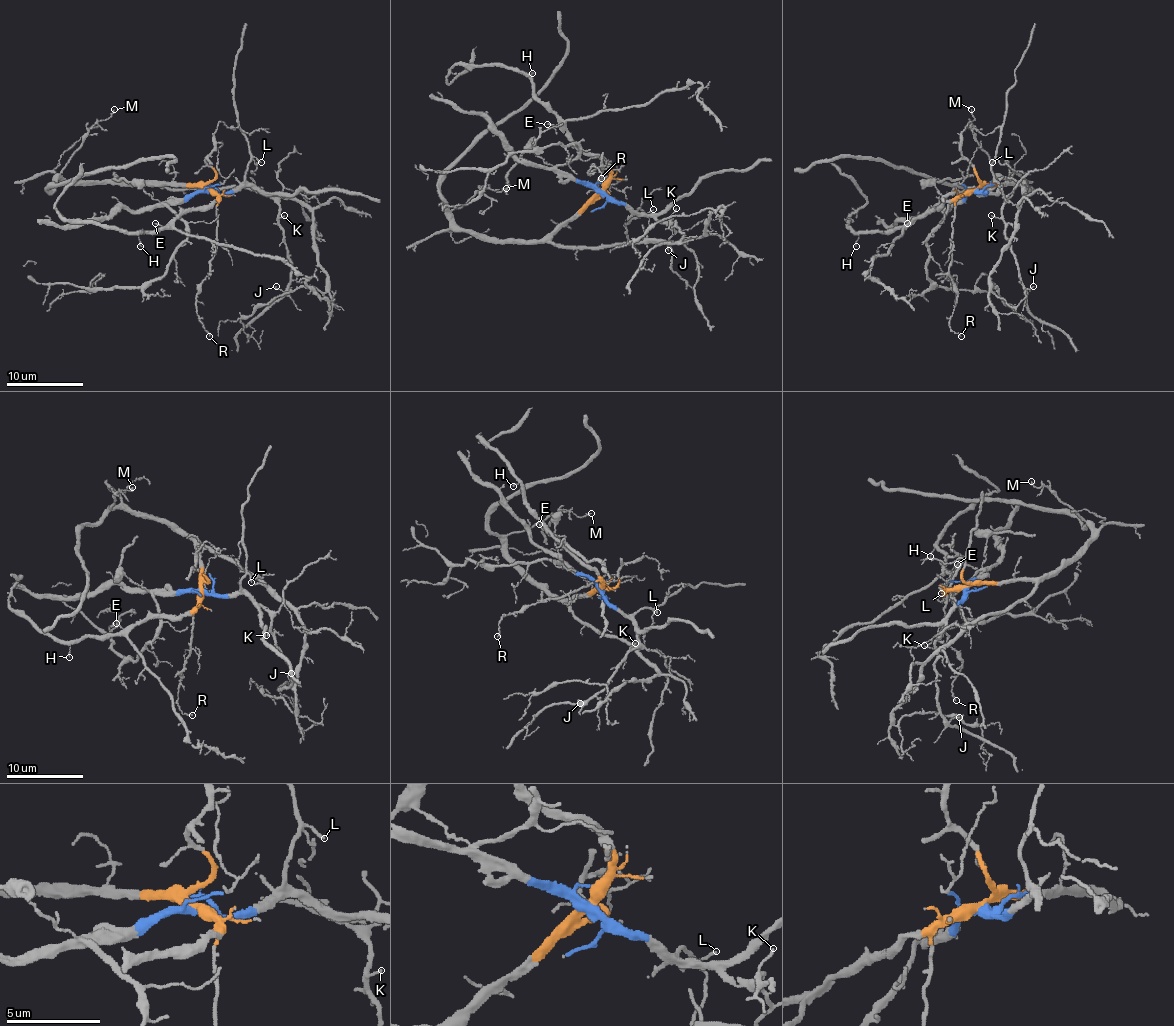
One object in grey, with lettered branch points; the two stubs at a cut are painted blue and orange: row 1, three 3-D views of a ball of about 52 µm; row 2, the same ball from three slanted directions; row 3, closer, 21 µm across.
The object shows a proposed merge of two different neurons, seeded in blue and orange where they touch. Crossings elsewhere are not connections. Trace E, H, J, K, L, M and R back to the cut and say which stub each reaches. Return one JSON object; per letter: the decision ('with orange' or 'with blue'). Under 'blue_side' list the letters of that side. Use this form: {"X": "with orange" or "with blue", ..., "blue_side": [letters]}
{"E": "with orange", "H": "with orange", "J": "with blue", "K": "with blue", "L": "with blue", "M": "with orange", "R": "with orange", "blue_side": ["J", "K", "L"]}

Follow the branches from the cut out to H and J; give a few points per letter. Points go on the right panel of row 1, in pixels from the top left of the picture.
H: (975, 189), (967, 189), (959, 197), (946, 201), (904, 225), (860, 233), (856, 246)
J: (975, 189), (986, 193), (996, 185), (1003, 201), (1005, 239), (1011, 246), (1020, 285), (1026, 290), (1034, 287)

